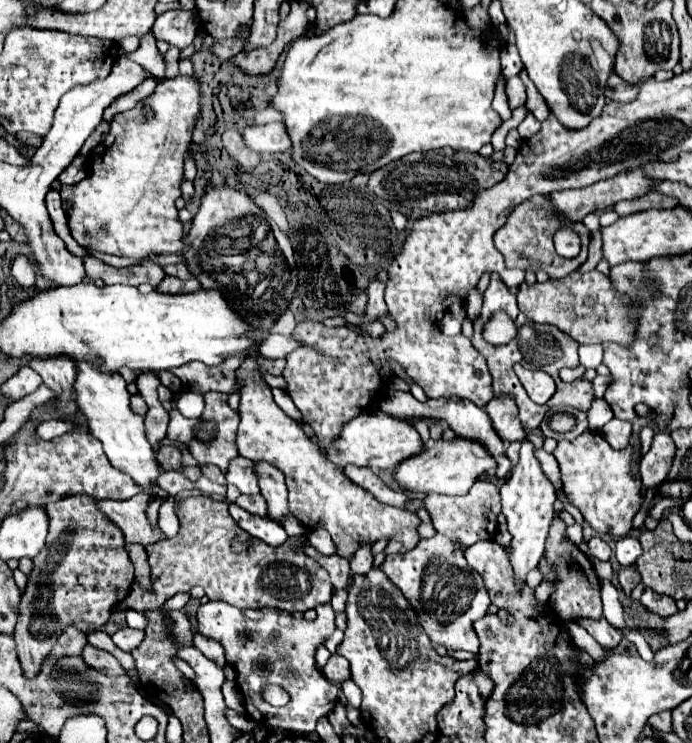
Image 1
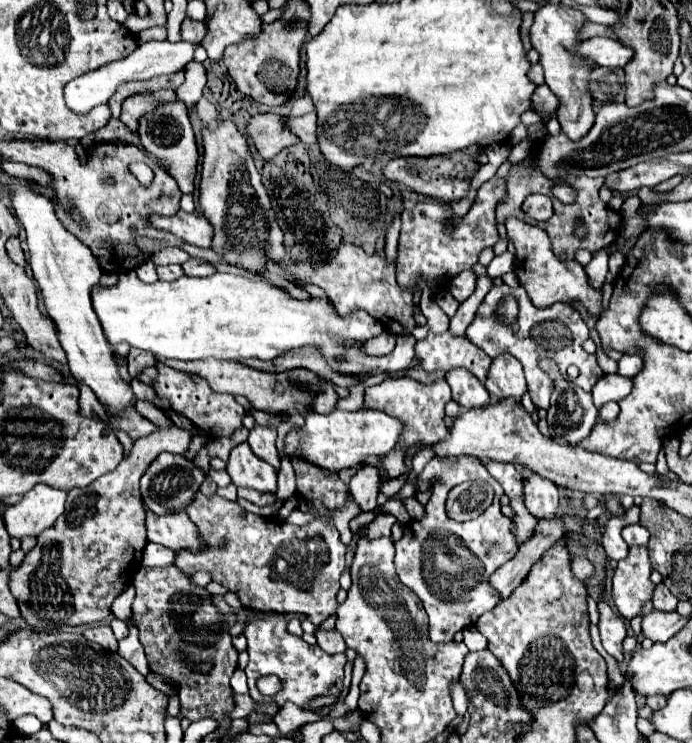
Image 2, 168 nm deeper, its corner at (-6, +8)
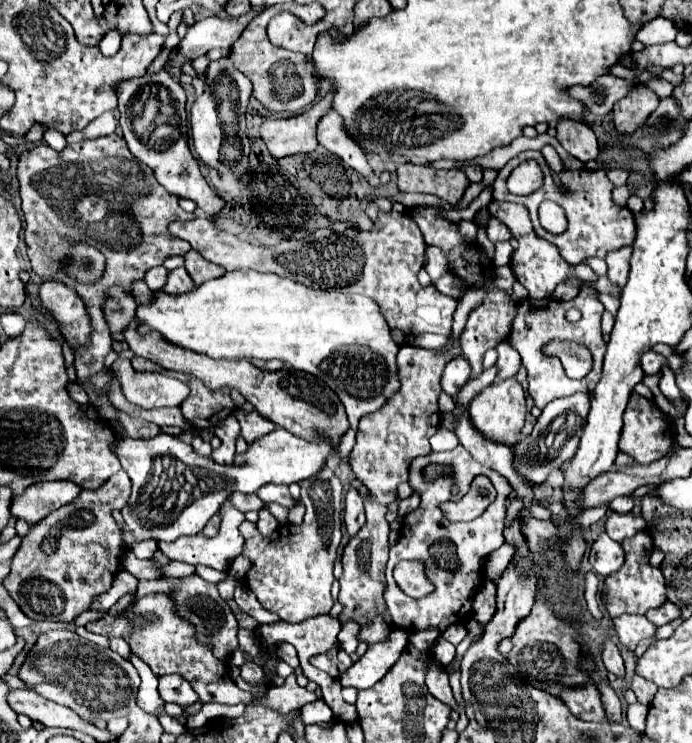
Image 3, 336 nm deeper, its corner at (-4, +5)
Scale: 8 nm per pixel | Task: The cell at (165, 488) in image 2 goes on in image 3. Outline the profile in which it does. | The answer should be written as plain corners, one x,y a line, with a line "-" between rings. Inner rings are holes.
104,370
104,372
98,372
98,374
90,376
88,382
90,382
90,386
94,386
94,392
98,394
98,412
100,412
100,416
112,424
114,434
116,434
110,450
118,456
124,472
132,480
132,496
126,502
126,506
122,508
124,524
120,528
122,530
122,546
126,550
130,550
134,542
142,542
142,540
150,540
150,538
156,540
156,542
162,542
162,540
164,542
174,542
180,536
200,534
202,528
206,526
206,522
220,510
220,506
228,500
228,496
232,492
238,490
242,494
256,494
266,484
292,484
292,482
306,480
306,478
314,476
316,472
320,472
320,468
326,464
328,454
332,452
330,444
326,444
326,442
318,442
318,444
306,442
306,440
302,440
298,436
292,436
290,432
282,430
282,428
276,428
270,434
254,440
254,444
250,444
246,452
234,456
232,466
218,464
218,462
214,462
212,456
200,456
190,444
182,442
176,436
168,436
168,434
162,434
162,432
158,436
154,436
154,438
136,440
132,444
132,438
128,438
116,426
118,410
112,406
112,402
108,398
108,384
112,382
112,374
108,370

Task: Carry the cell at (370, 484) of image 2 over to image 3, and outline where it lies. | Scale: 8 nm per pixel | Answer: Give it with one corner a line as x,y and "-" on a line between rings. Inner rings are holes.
350,488
344,498
344,526
348,536
356,536
358,530
364,526
364,508
362,508
362,496
356,488

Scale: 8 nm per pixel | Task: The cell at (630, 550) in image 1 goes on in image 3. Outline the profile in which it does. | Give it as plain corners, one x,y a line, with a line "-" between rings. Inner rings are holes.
610,512
608,520
606,520
606,534
620,542
624,538
632,538
636,532
646,528
646,520
642,516
634,516
632,512
628,514
618,514
618,512

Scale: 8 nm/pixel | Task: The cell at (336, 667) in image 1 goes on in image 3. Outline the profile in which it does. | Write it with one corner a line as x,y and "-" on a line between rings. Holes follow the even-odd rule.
330,614
312,616
300,624
276,622
276,624
260,624
254,634
258,640
268,644
276,644
278,640
290,640
290,644
298,650
300,664
306,664
310,656
324,654
334,644
338,644
336,636
340,632
338,618

